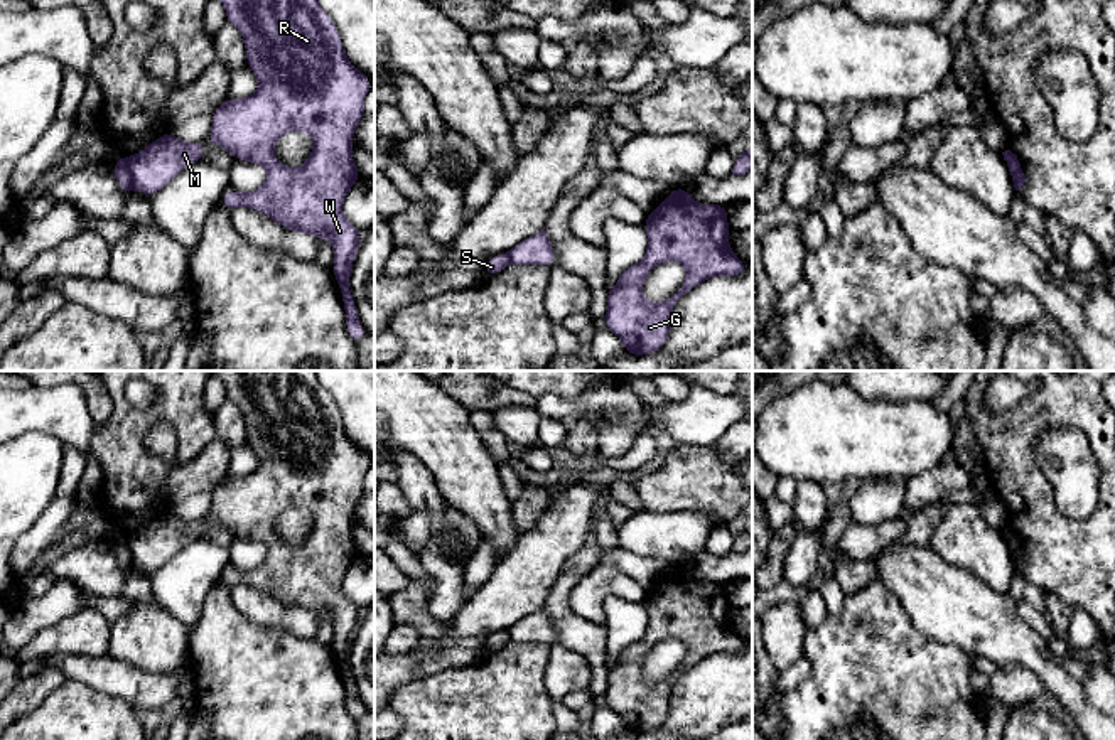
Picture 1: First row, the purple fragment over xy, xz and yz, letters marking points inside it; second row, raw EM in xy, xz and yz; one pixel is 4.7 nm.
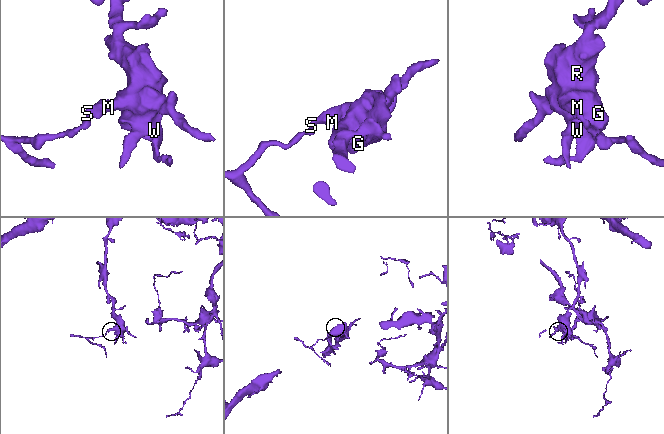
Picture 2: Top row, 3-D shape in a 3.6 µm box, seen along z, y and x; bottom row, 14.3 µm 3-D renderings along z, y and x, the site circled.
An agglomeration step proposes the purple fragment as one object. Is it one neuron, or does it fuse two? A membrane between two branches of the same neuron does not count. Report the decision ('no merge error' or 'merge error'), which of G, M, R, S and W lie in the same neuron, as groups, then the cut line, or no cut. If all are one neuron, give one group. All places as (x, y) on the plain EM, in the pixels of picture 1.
merge error; groups G M R W / S; cut xy (120, 536), (134, 565)

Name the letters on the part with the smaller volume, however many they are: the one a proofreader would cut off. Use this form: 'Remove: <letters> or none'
Remove: S

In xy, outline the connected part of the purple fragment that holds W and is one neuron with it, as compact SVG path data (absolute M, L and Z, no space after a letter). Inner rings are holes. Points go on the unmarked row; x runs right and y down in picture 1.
M314 371L211 373L224 383L228 399L240 408L246 423L246 442L260 464L255 472L228 475L214 487L207 517L228 528L234 538L267 546L267 556L256 568L241 571L228 566L221 582L229 588L245 583L267 592L282 605L329 617L334 625L332 651L344 681L346 708L359 720L368 711L358 696L349 654L363 610L344 595L342 578L363 556L353 538L353 512L364 496L364 477L373 460L346 435L337 405ZM288 509L307 509L314 517L314 528L300 546L285 544L273 531L275 521Z

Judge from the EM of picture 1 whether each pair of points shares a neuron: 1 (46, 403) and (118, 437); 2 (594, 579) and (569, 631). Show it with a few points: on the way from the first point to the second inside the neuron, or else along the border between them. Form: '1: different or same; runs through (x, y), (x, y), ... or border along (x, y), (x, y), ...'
1: different; border along (93, 432), (90, 454), (103, 471)
2: different; border along (581, 577), (570, 592), (569, 605), (604, 627)

